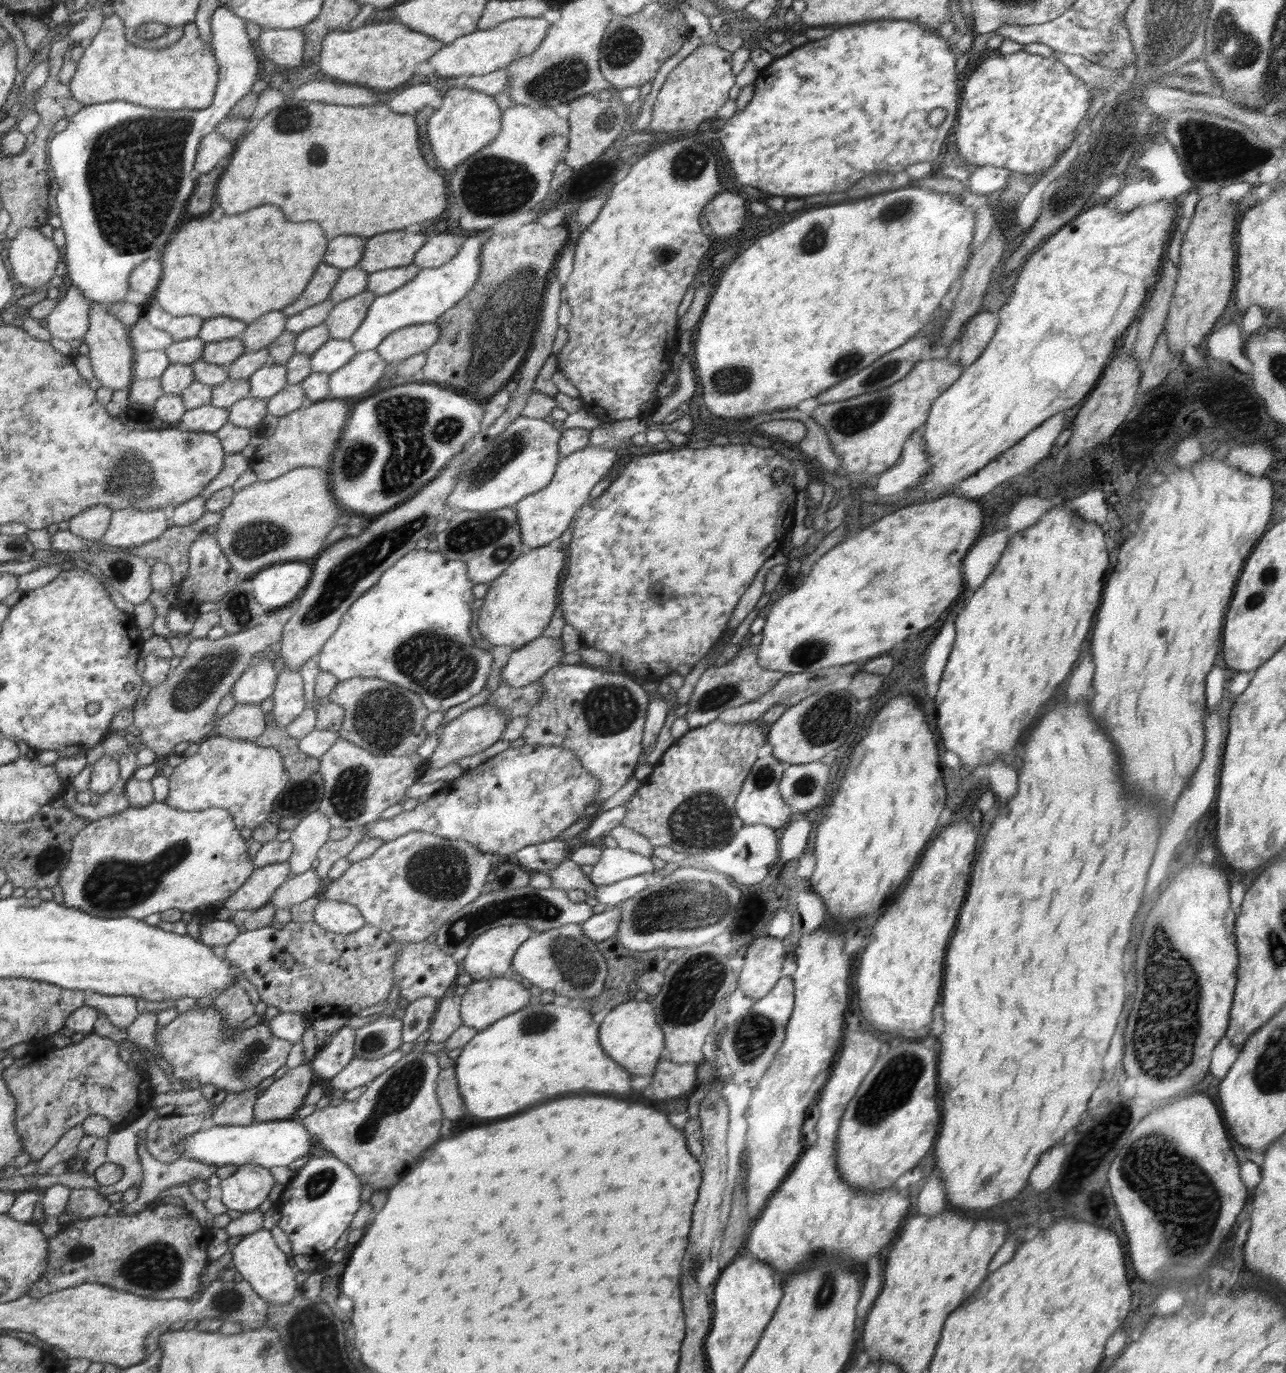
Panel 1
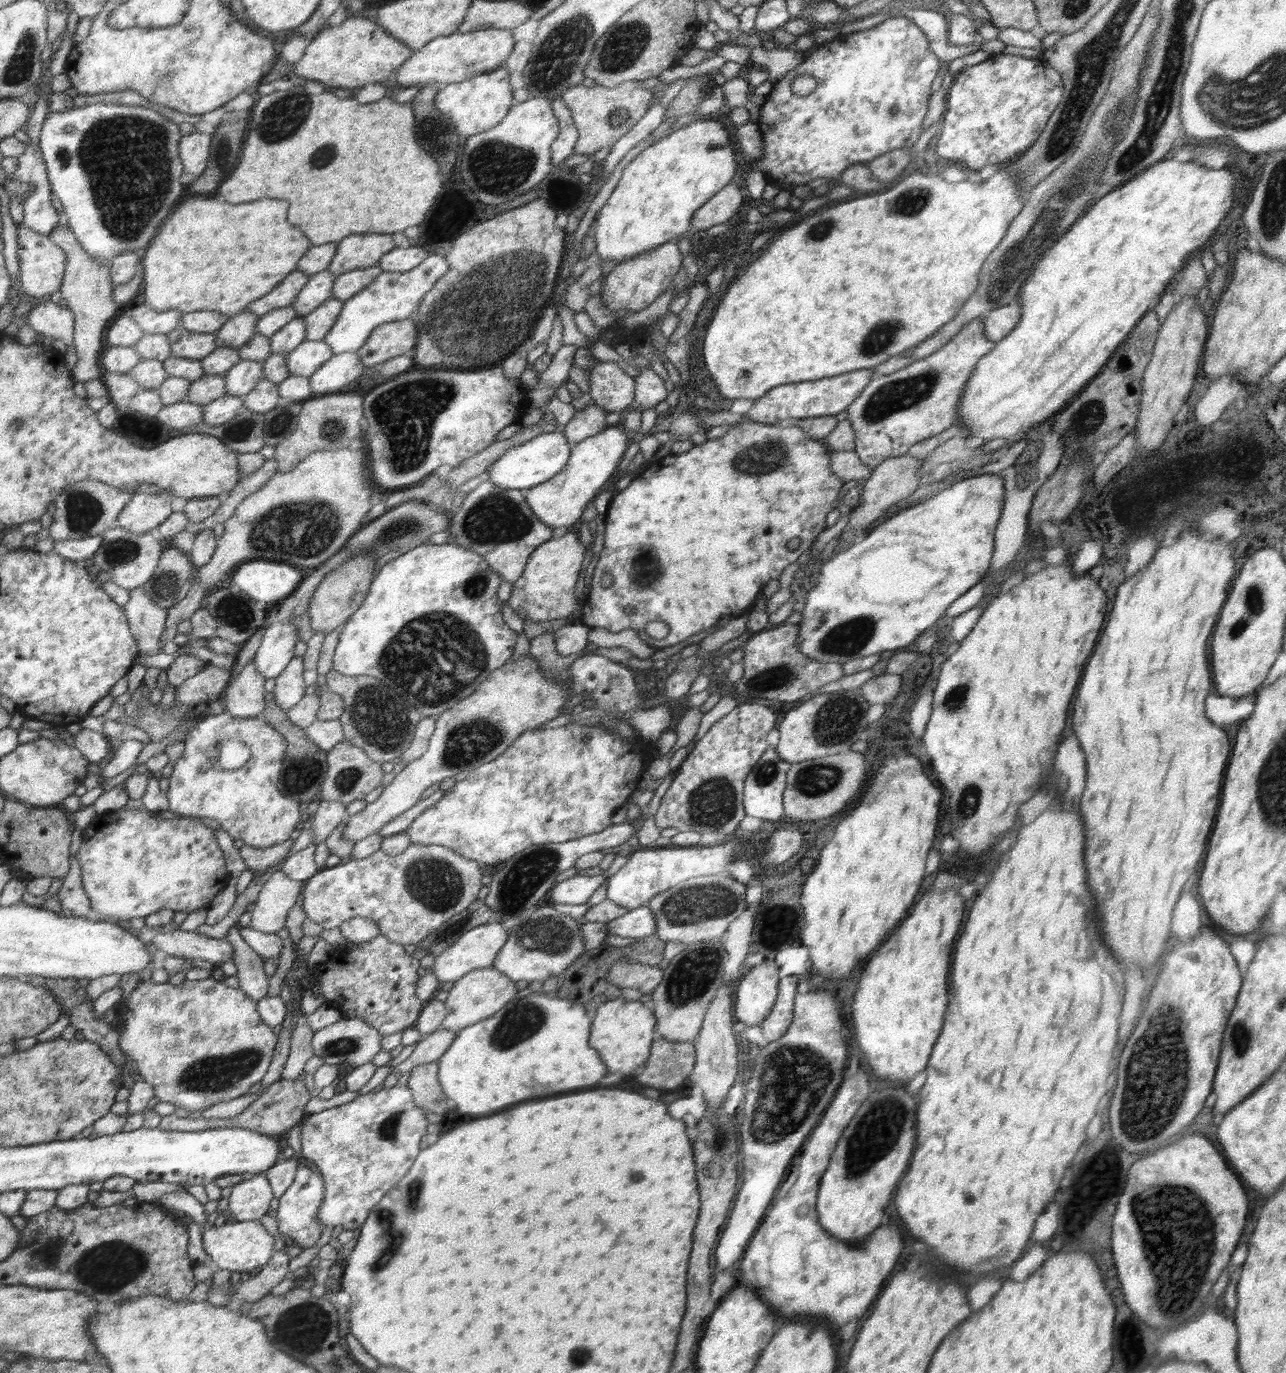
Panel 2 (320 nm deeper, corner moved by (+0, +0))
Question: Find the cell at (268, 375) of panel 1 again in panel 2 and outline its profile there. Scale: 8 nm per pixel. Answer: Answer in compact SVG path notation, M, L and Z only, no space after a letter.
M240 360L226 374L225 394L241 396L248 394L263 378L263 366L260 361Z

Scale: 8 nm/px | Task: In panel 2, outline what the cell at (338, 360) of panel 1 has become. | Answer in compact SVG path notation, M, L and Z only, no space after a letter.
M305 340L297 347L286 359L286 368L291 375L309 377L326 359L334 356L332 349L323 340Z

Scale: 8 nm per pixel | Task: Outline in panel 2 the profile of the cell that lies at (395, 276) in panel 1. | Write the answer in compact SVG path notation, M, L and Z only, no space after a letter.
M374 265L341 274L335 278L331 295L338 300L347 301L363 291L382 271L382 267Z

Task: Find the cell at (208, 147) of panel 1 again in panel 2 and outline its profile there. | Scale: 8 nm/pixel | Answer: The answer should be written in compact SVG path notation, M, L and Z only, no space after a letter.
M190 134L180 140L178 152L180 162L184 168L180 182L190 184L202 176L211 158L211 136L210 134Z

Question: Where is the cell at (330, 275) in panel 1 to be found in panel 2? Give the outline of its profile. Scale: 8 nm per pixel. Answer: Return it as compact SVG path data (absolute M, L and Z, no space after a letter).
M299 270L292 271L277 287L268 292L264 298L250 304L245 311L261 317L275 308L290 306L310 280L311 275Z

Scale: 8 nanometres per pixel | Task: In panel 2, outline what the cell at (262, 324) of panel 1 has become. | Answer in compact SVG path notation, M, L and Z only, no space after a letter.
M246 312L235 314L216 331L216 346L218 348L238 349L244 346L256 332L259 316Z

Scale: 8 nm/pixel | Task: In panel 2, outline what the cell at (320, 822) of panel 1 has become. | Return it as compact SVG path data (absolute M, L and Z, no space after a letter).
M319 799L318 809L312 817L312 821L307 824L314 834L314 846L321 841L325 841L338 827L342 820L347 817L345 807L336 801L324 801Z

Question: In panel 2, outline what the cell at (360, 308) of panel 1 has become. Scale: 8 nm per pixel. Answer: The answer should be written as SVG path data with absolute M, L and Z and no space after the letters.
M332 297L330 300L323 302L318 309L314 309L310 314L307 314L304 317L306 340L323 340L325 334L334 326L336 317L342 312L343 306L343 300Z

